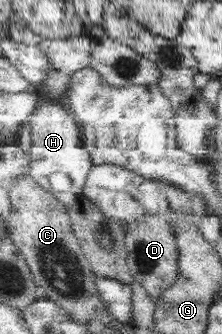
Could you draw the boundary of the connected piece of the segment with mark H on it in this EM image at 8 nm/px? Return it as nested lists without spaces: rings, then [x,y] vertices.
[[[44,104],[30,118],[32,141],[30,146],[30,174],[64,205],[73,205],[83,195],[94,161],[82,140],[82,128],[66,106]]]

